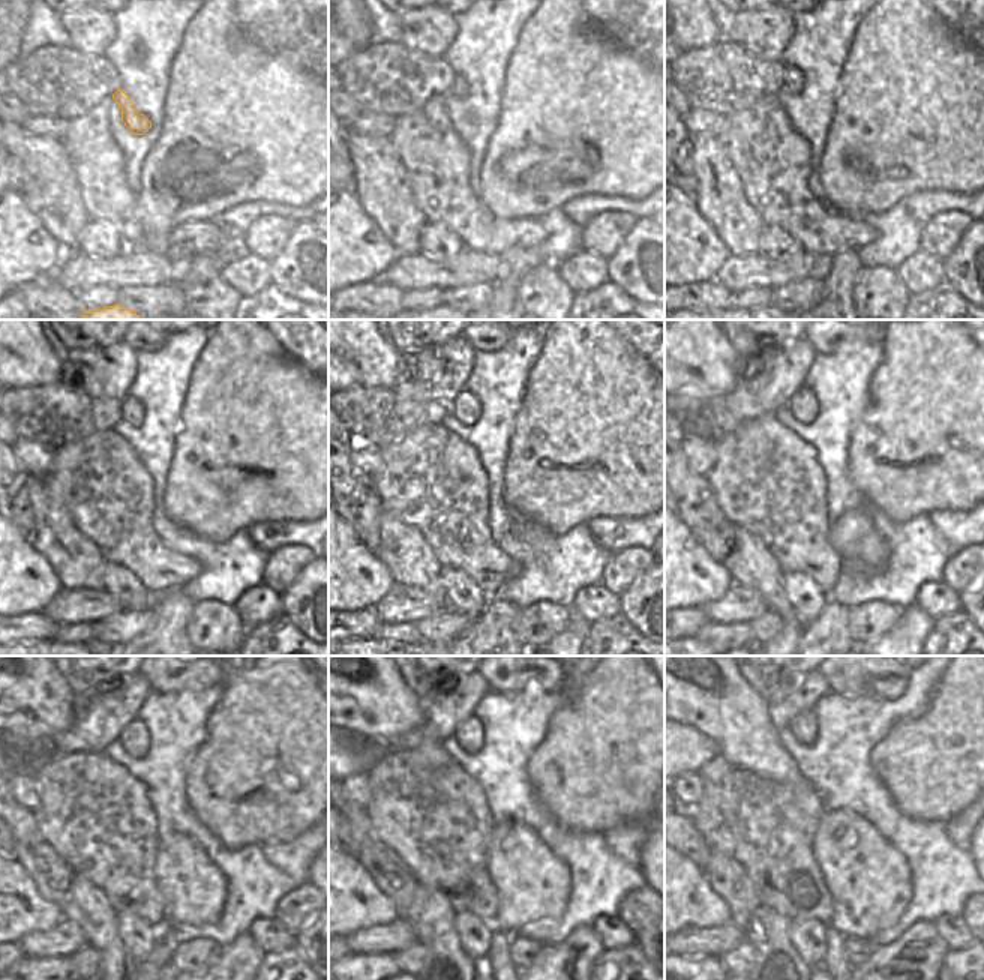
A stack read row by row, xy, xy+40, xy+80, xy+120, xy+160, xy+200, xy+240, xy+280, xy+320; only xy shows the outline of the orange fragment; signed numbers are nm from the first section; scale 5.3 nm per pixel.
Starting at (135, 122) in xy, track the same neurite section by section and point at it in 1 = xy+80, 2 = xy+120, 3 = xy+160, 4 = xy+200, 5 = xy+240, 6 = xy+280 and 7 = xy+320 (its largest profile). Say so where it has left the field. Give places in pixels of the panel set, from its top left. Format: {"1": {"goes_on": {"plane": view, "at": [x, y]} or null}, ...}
{"1": {"goes_on": {"plane": "xy+80", "at": [794, 80]}}, "2": {"goes_on": {"plane": "xy+120", "at": [132, 410]}}, "3": {"goes_on": {"plane": "xy+160", "at": [465, 407]}}, "4": {"goes_on": {"plane": "xy+200", "at": [803, 404]}}, "5": {"goes_on": {"plane": "xy+240", "at": [134, 739]}}, "6": {"goes_on": {"plane": "xy+280", "at": [470, 734]}}, "7": {"goes_on": {"plane": "xy+320", "at": [804, 727]}}}

